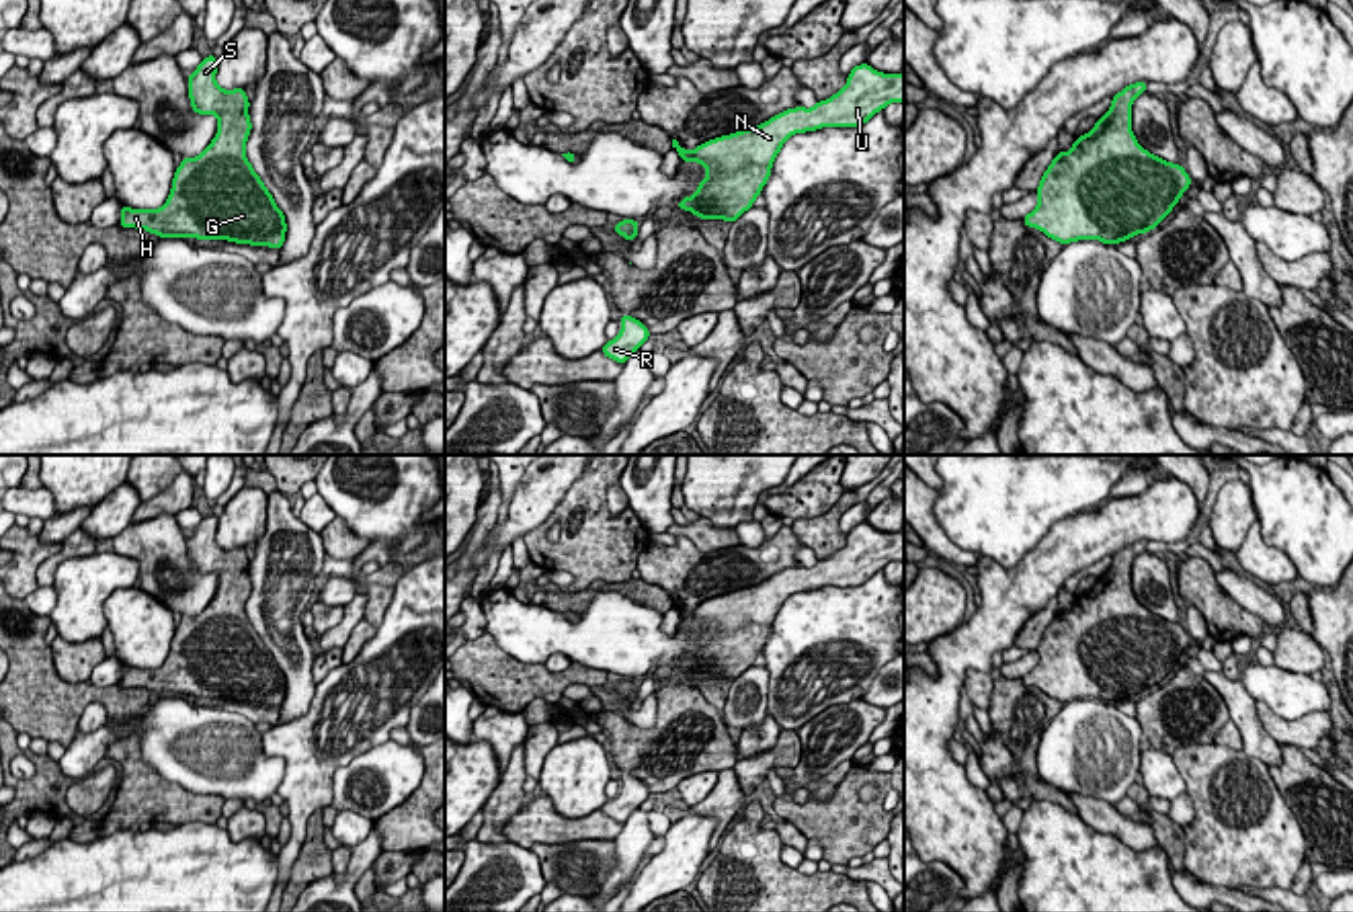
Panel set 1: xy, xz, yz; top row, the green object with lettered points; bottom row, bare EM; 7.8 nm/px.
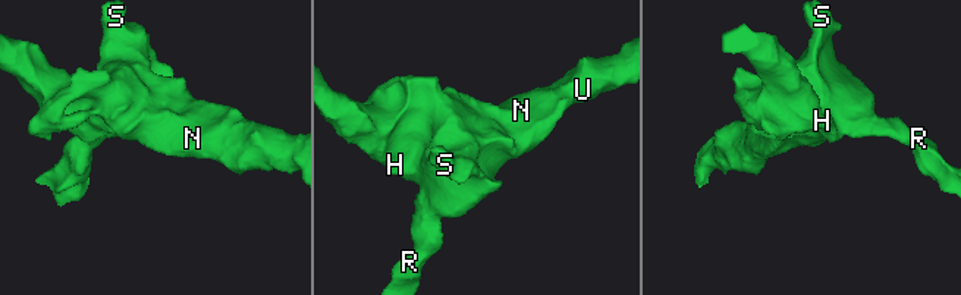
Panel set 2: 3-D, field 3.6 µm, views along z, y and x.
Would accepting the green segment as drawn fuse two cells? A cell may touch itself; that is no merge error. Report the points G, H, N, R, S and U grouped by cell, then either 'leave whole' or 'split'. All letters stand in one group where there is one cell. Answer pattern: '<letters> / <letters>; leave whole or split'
G H N R S U; leave whole

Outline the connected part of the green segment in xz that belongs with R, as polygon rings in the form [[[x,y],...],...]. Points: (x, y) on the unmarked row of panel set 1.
[[[621,773],[621,791],[609,799],[601,812],[615,822],[625,824],[627,818],[650,797],[650,789],[644,781]]]

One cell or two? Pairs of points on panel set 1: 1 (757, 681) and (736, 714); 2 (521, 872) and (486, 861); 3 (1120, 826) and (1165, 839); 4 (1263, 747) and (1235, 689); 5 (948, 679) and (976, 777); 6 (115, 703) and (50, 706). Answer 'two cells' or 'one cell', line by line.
1: one cell
2: one cell
3: two cells
4: one cell
5: two cells
6: one cell

